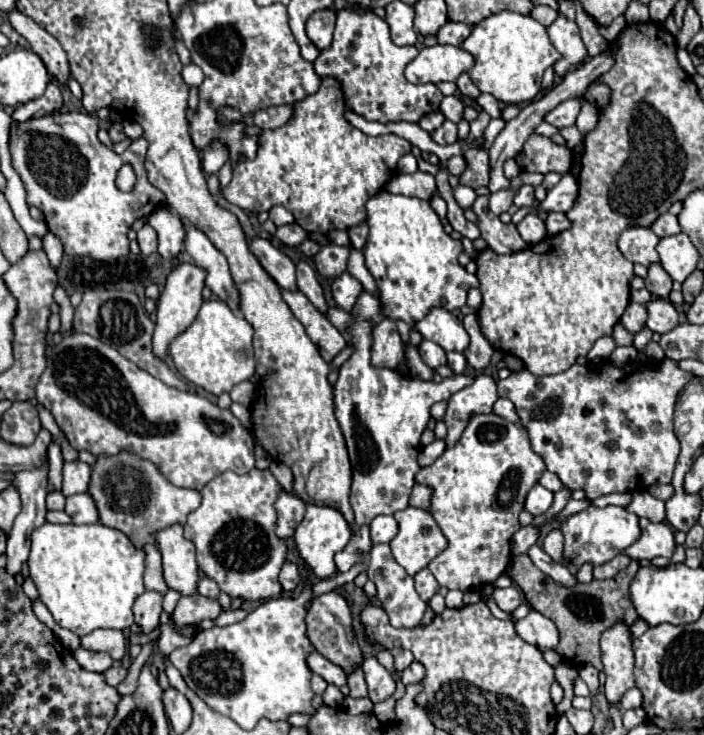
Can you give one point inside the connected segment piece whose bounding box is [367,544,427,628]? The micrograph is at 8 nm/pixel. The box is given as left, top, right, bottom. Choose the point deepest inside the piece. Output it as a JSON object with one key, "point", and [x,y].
{"point":[395,588]}

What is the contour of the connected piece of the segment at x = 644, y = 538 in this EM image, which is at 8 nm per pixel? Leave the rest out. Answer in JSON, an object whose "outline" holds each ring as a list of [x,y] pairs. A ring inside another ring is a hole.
{"outline":[[[641,518],[641,536],[637,542],[633,542],[633,546],[629,546],[625,550],[625,554],[633,560],[653,560],[657,556],[665,556],[671,558],[673,548],[675,548],[675,540],[673,540],[673,530],[669,528],[669,524],[665,522],[649,522],[647,518]]]}

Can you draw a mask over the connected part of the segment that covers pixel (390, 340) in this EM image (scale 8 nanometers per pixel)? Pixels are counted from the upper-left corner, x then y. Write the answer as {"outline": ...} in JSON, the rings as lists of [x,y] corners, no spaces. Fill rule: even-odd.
{"outline":[[[383,318],[373,330],[373,350],[371,364],[397,368],[403,362],[403,342],[393,320]]]}

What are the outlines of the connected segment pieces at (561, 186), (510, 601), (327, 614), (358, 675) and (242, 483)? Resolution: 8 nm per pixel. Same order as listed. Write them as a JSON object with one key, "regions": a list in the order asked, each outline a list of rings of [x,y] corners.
{"regions":[[[[571,172],[563,174],[561,180],[547,192],[547,198],[539,204],[543,212],[567,212],[577,198],[577,180]]],[[[513,586],[503,588],[503,590],[501,590],[501,588],[495,588],[493,596],[495,596],[497,606],[499,606],[503,612],[511,612],[511,610],[515,610],[515,608],[521,604],[521,594],[519,594],[519,590],[513,588]]],[[[327,592],[327,594],[315,596],[311,600],[311,606],[307,610],[307,638],[321,656],[325,656],[329,662],[337,664],[339,668],[343,668],[343,672],[347,676],[363,664],[363,652],[357,644],[351,610],[349,610],[345,598],[337,592]]],[[[361,668],[355,670],[355,672],[349,676],[347,684],[349,684],[349,688],[351,688],[351,694],[349,694],[351,698],[363,698],[363,696],[367,696],[367,684],[365,684],[365,678],[363,678]]],[[[253,468],[249,474],[243,474],[243,476],[233,472],[223,472],[201,490],[201,496],[203,496],[201,506],[189,514],[183,526],[185,530],[183,536],[195,544],[197,564],[201,572],[213,578],[219,584],[221,592],[229,594],[229,598],[267,600],[267,598],[277,598],[283,592],[277,576],[285,562],[287,548],[285,548],[285,542],[275,536],[275,508],[273,508],[273,502],[277,500],[279,492],[281,492],[281,486],[269,470]]]]}

